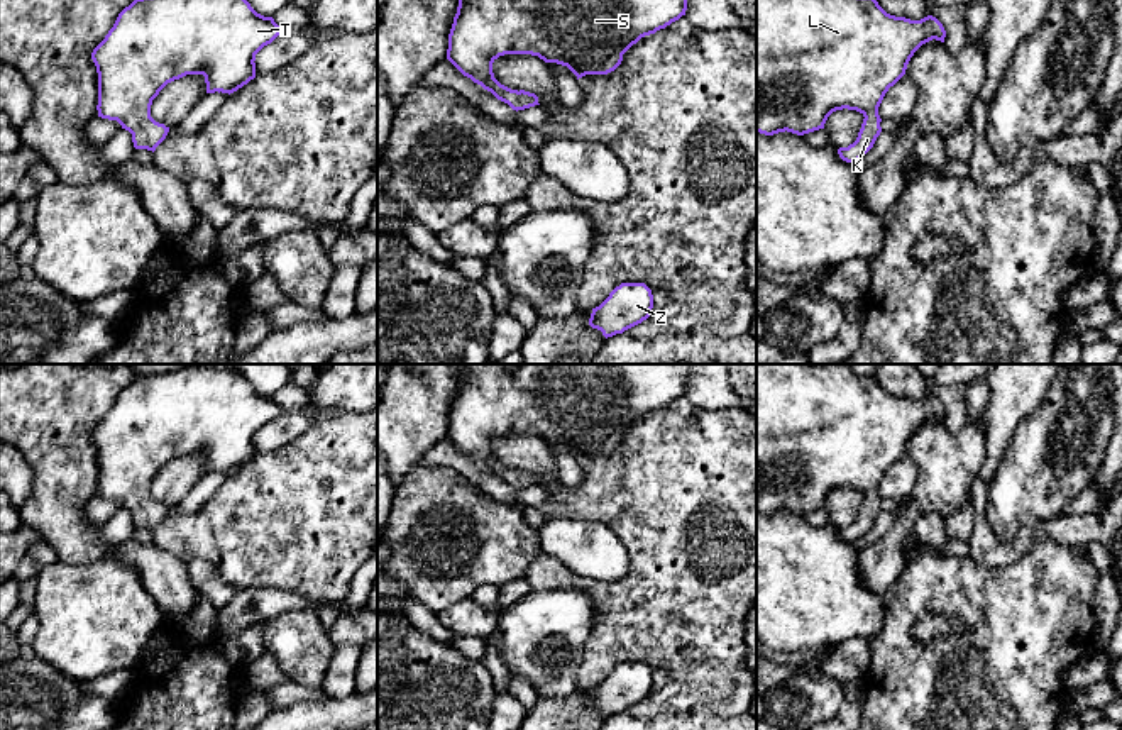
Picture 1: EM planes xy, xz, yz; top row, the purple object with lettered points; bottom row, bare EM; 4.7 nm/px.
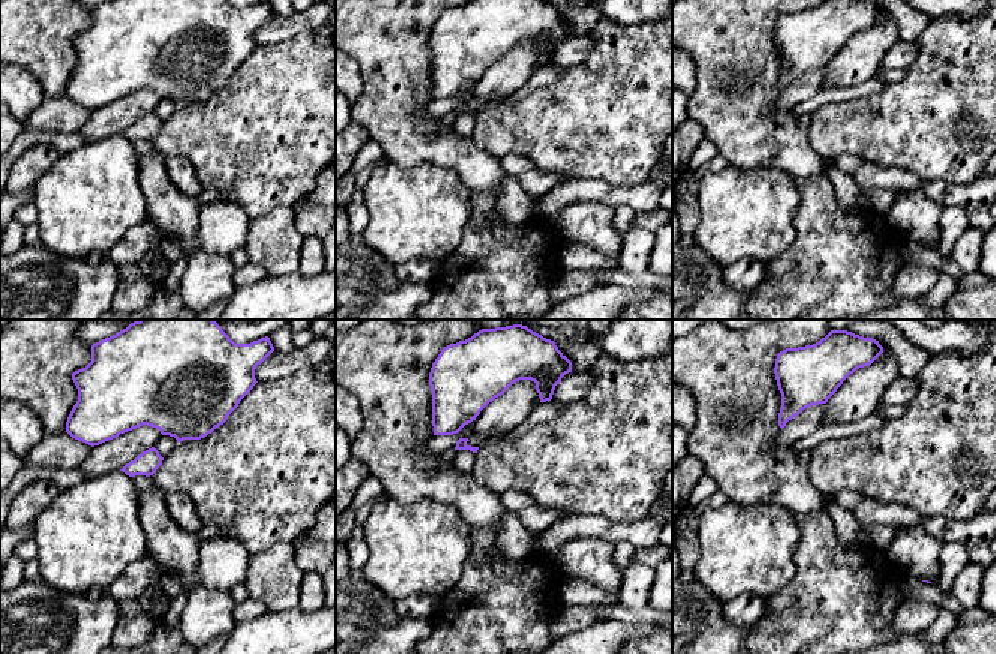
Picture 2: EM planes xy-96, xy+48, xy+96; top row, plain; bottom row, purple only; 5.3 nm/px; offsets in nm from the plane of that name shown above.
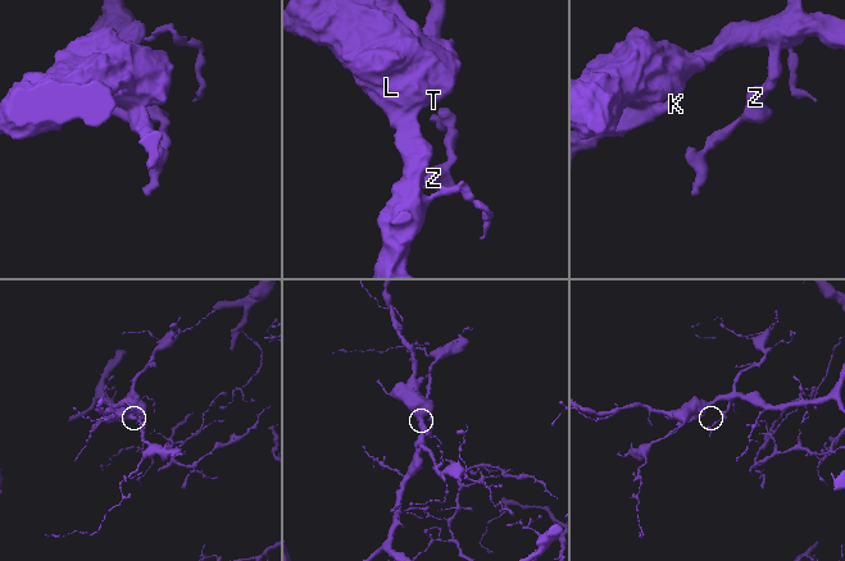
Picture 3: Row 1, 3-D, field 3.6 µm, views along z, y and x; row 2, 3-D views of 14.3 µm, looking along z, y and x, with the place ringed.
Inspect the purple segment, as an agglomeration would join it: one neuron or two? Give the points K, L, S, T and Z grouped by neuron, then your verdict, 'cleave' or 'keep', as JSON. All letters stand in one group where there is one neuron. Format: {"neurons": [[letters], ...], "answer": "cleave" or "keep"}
{"neurons": [["K", "L", "S", "T", "Z"]], "answer": "keep"}

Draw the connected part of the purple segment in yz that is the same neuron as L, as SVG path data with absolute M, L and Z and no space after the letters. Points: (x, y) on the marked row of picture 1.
M756 0L756 132L804 135L824 129L836 110L856 110L865 117L858 137L838 154L858 161L882 132L878 107L888 88L922 44L944 37L936 17L895 17L877 0Z

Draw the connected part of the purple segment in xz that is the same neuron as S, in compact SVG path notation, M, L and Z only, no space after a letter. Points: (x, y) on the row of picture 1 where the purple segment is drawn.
M459 0L447 59L518 112L540 105L538 97L511 90L494 78L492 63L499 56L538 56L545 63L567 66L577 80L586 75L608 75L621 64L623 54L633 44L679 20L685 10L687 0Z

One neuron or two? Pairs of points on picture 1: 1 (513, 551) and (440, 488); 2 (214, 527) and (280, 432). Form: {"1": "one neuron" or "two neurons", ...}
{"1": "one neuron", "2": "two neurons"}

